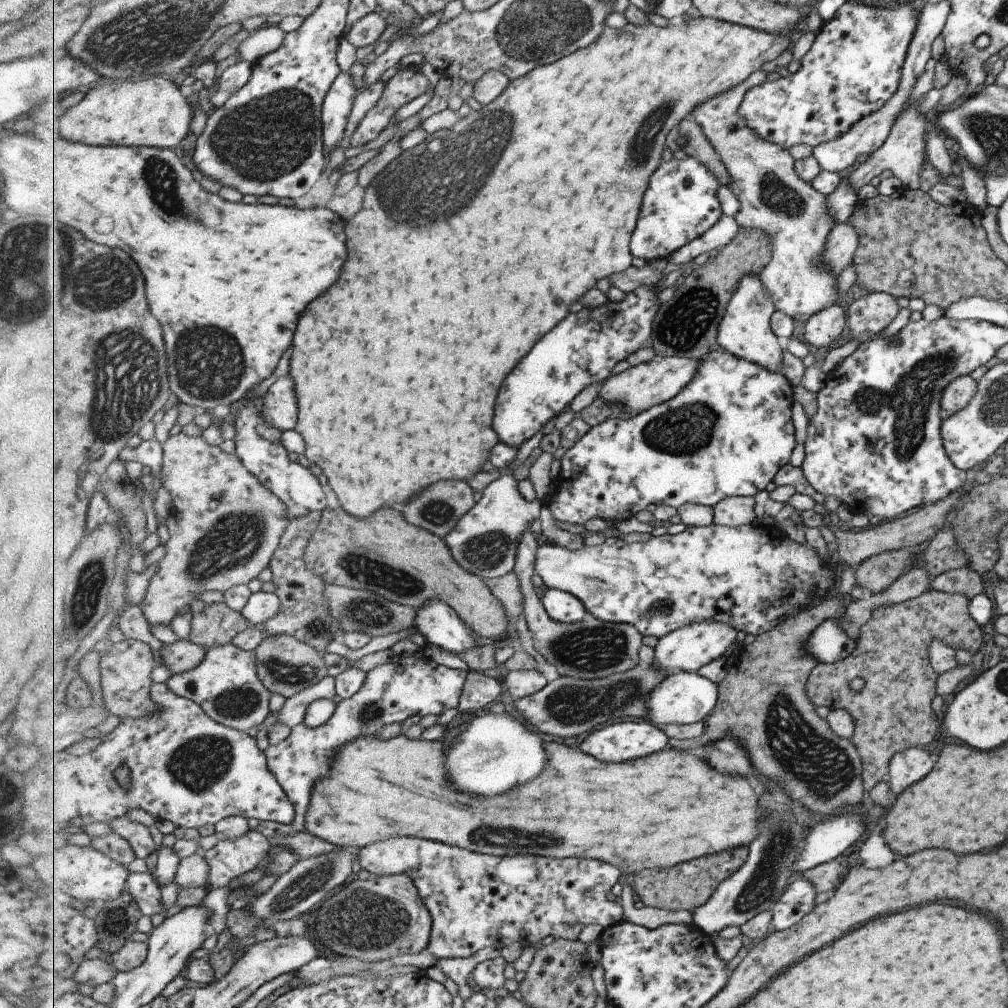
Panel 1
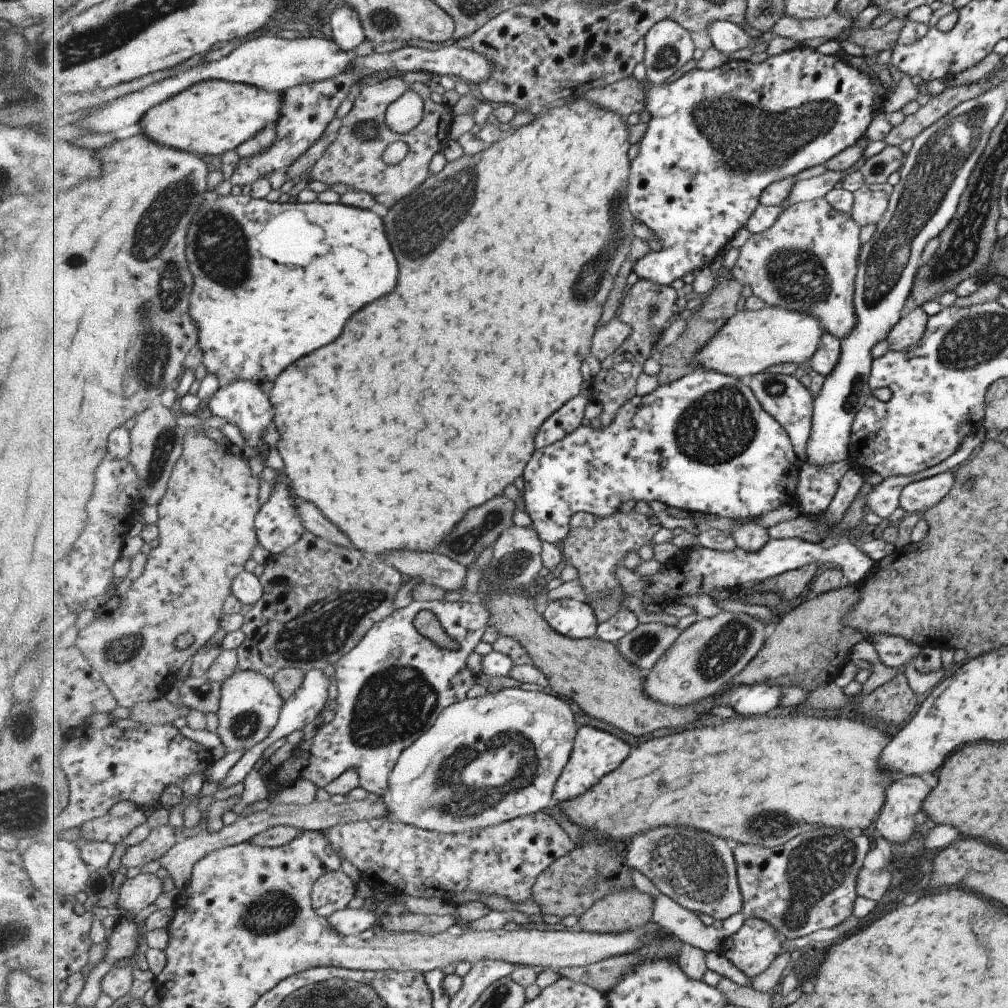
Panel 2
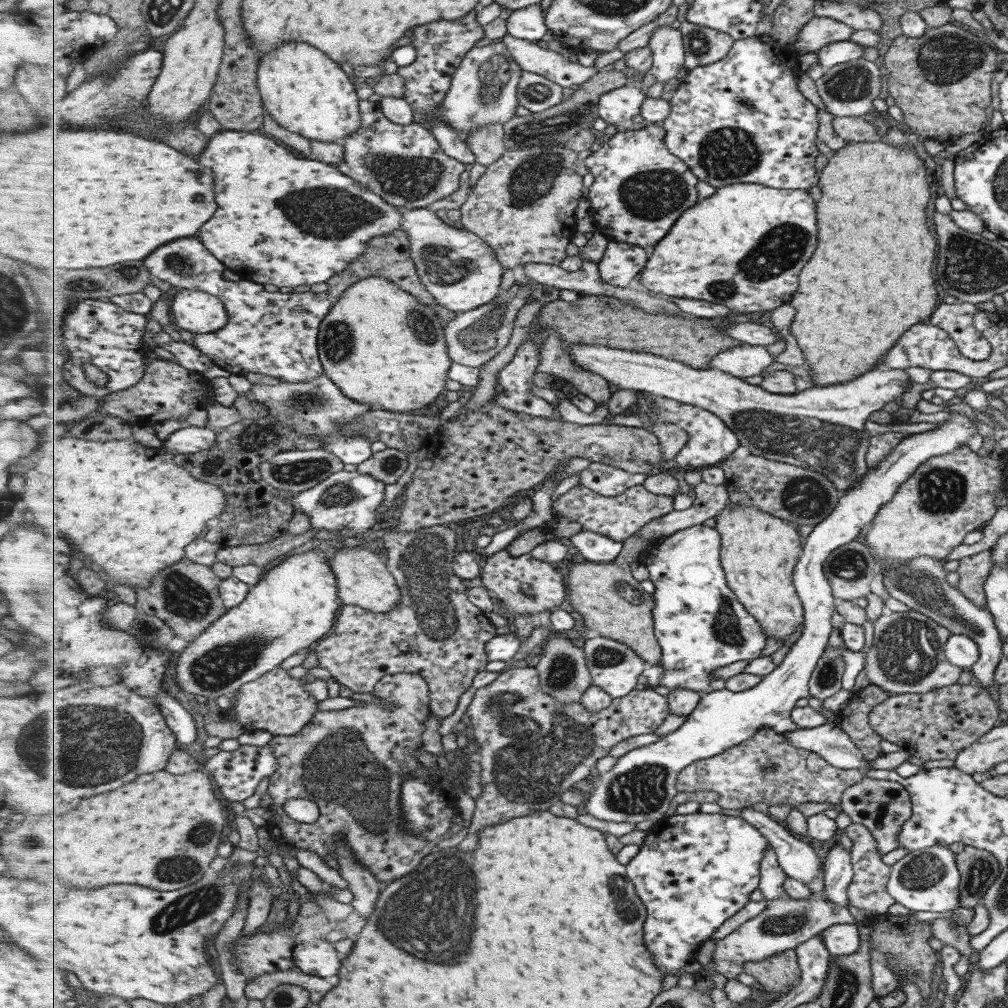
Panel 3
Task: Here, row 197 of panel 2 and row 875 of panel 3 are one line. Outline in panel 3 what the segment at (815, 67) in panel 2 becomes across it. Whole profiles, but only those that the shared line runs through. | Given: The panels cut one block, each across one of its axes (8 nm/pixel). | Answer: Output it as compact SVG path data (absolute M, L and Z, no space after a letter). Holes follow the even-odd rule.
M721 814L675 815L659 825L651 827L641 844L641 852L627 865L629 879L635 884L638 895L648 910L644 932L647 947L653 953L657 967L663 973L685 972L685 965L695 959L705 940L723 926L725 920L735 916L751 902L753 890L760 889L762 880L761 862L769 848L769 838L765 837L754 824Z

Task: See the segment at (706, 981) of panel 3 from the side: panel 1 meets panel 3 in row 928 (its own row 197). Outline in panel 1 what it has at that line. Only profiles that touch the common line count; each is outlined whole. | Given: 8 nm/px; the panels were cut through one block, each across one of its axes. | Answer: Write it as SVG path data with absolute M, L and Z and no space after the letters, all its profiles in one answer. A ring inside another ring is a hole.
M762 69L754 72L743 84L700 104L692 112L692 117L702 126L707 138L710 138L711 144L726 164L730 176L728 188L740 202L739 211L735 212L733 217L737 219L741 227L757 227L764 230L772 240L771 262L760 274L763 284L768 288L768 293L775 299L779 311L787 313L795 320L801 320L805 324L813 314L821 312L827 305L836 304L834 302L836 299L834 288L839 271L835 271L823 256L825 256L827 236L837 223L834 222L834 215L830 214L826 196L819 194L819 191L816 191L811 183L803 180L797 174L791 152L780 147L777 143L761 138L759 133L748 125L747 119L742 117L739 112L746 94L751 89L765 84L767 80L769 80L767 73Z

